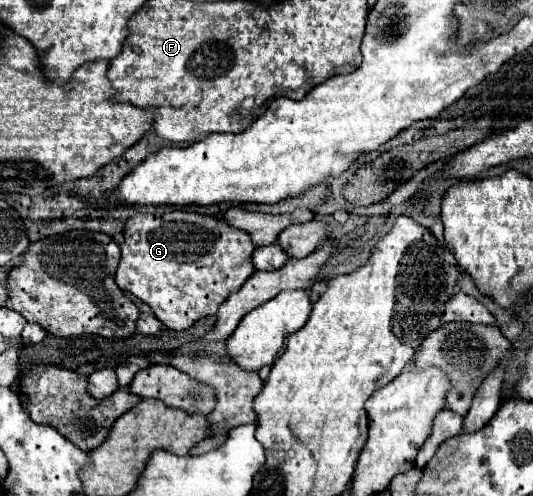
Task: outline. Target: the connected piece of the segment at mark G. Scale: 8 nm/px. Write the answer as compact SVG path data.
M166 211L166 213L136 213L128 219L124 229L124 243L120 245L122 259L116 269L116 283L122 291L130 291L134 297L148 303L154 315L174 331L190 329L198 319L216 315L218 307L256 271L252 265L254 243L246 231L238 231L216 217L206 217L190 211Z

